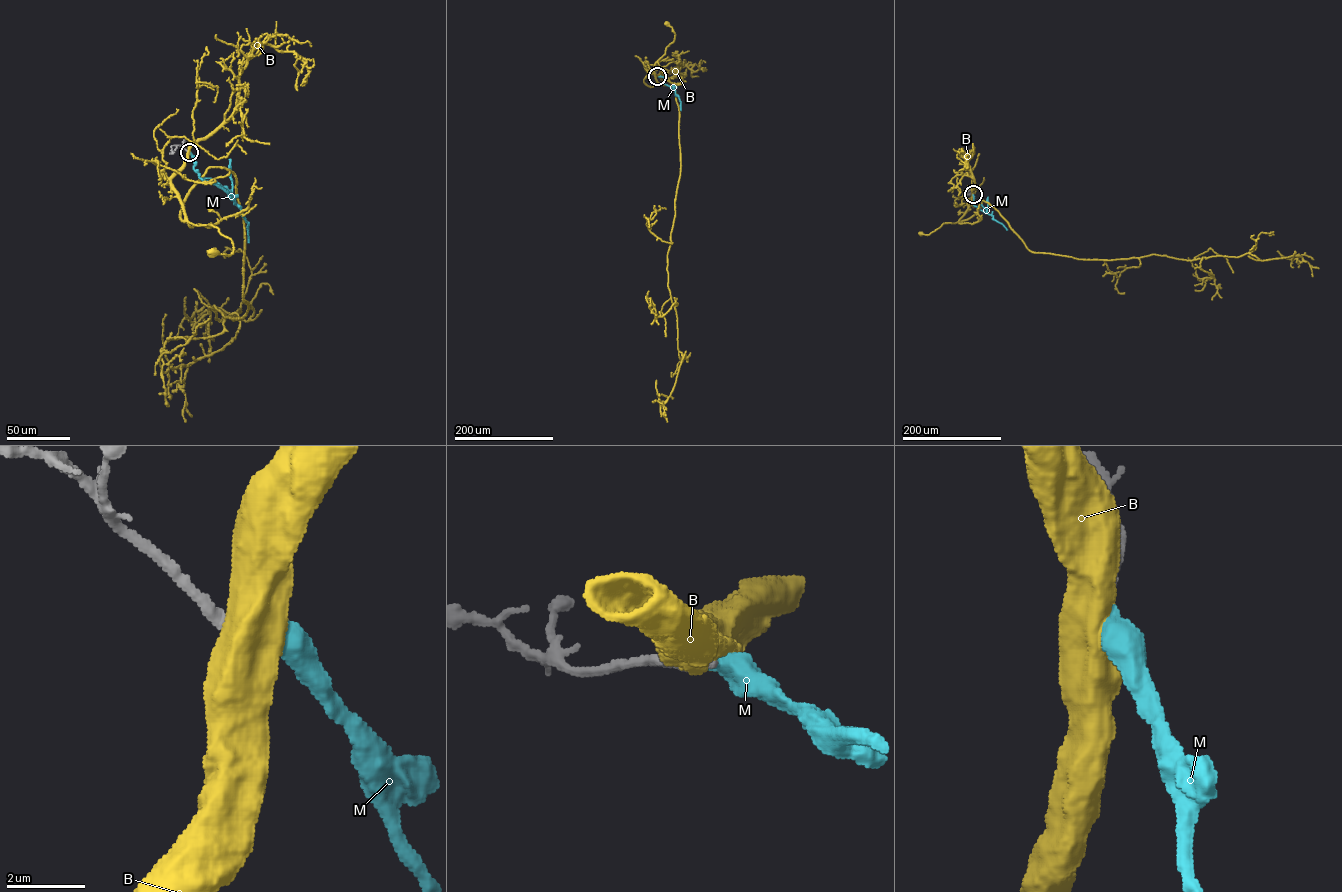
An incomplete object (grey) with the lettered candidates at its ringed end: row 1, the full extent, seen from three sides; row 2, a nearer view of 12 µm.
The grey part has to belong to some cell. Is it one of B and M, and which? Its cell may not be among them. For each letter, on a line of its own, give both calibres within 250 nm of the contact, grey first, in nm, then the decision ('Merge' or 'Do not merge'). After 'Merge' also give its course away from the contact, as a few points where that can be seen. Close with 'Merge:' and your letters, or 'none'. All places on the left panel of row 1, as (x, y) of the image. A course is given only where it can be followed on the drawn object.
B: Thickness 320 nm (grey) against 900 nm. Do not merge
M: Thickness 280 nm (grey) against 600 nm. Do not merge
Merge: none

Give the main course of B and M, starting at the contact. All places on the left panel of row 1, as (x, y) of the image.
B: (188, 152), (185, 165), (172, 178), (172, 188), (190, 223), (212, 224), (232, 242), (230, 254), (211, 252)
M: (188, 152), (199, 177), (223, 189), (240, 208), (248, 223), (248, 242)

